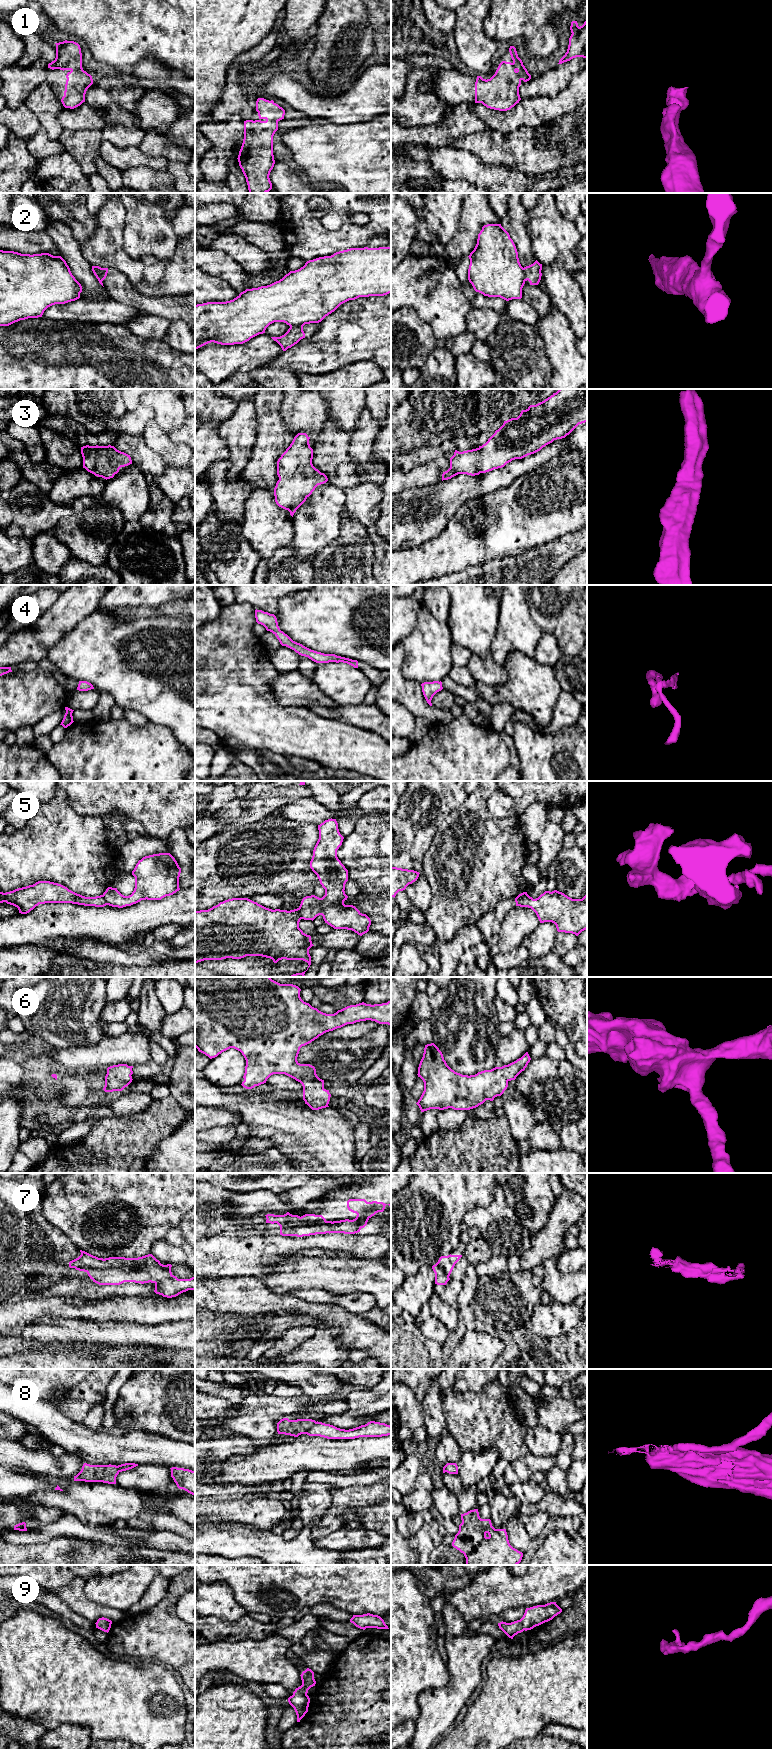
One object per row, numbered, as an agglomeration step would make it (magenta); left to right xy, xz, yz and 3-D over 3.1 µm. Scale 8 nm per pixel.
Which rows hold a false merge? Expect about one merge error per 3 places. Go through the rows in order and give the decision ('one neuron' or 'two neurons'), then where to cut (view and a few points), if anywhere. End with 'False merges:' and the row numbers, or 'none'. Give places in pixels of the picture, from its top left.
1: one neuron; cut none
2: two neurons; cut xz (303, 324), (290, 327)
3: one neuron; cut none
4: one neuron; cut none
5: two neurons; cut xz (298, 908), (302, 918)
6: one neuron; cut none
7: one neuron; cut none
8: two neurons; cut xz (316, 1422), (305, 1433)
9: one neuron; cut none
False merges: 2, 5, 8

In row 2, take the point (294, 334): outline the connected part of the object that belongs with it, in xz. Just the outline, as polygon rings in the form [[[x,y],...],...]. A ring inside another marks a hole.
[[[304,325],[291,326],[284,335],[271,338],[281,346],[283,351],[286,351],[288,348],[297,344],[301,339],[305,338],[303,326]]]

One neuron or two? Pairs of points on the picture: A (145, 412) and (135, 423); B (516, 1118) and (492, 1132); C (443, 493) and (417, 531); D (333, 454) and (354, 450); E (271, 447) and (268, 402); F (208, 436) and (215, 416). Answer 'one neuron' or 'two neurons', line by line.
A: one neuron
B: two neurons
C: one neuron
D: two neurons
E: one neuron
F: two neurons

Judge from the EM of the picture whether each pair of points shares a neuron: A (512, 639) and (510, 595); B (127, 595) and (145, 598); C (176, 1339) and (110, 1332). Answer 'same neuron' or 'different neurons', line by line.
A: same neuron
B: same neuron
C: same neuron

